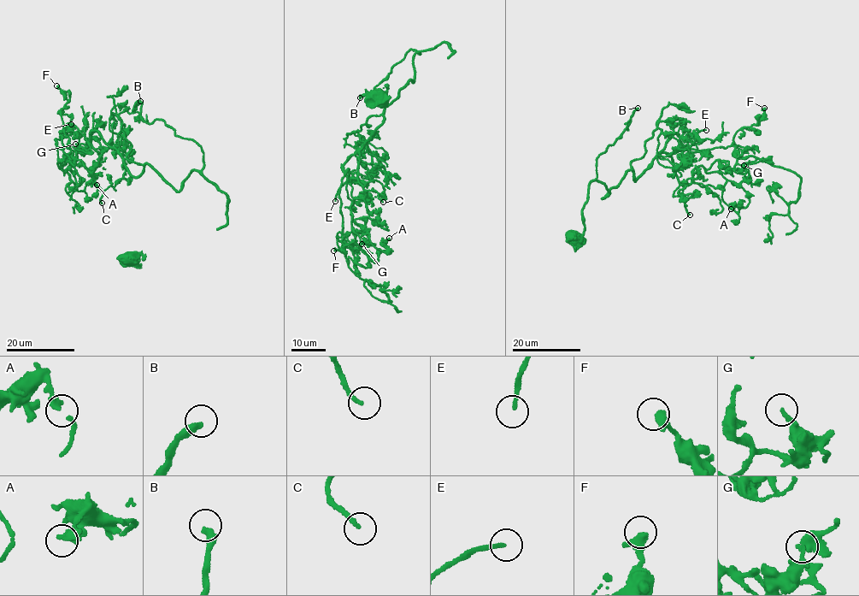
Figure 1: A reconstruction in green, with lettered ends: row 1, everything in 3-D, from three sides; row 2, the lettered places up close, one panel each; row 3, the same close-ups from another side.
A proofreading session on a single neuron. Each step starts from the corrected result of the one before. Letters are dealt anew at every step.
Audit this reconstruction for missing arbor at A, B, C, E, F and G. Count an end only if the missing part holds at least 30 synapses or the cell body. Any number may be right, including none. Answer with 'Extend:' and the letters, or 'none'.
Extend: B, C, E

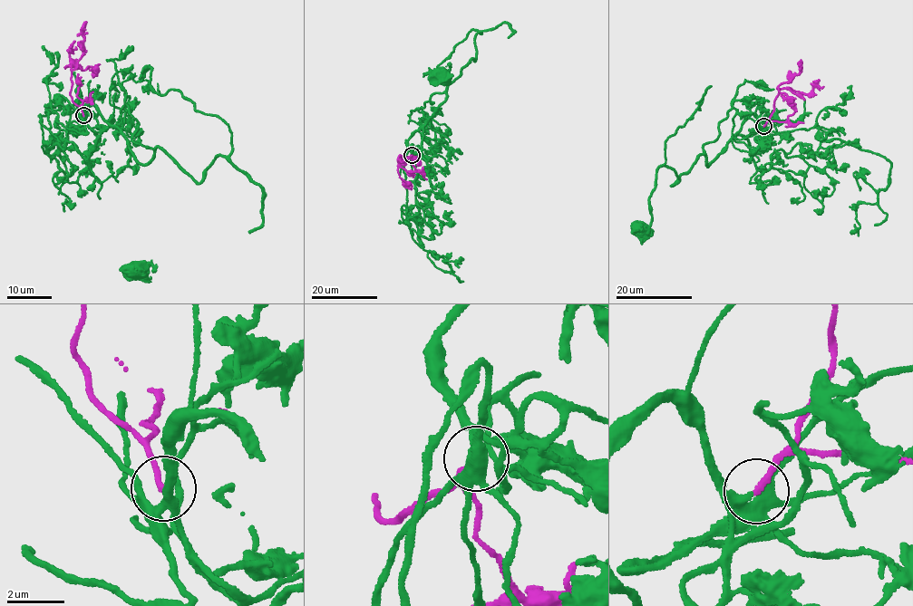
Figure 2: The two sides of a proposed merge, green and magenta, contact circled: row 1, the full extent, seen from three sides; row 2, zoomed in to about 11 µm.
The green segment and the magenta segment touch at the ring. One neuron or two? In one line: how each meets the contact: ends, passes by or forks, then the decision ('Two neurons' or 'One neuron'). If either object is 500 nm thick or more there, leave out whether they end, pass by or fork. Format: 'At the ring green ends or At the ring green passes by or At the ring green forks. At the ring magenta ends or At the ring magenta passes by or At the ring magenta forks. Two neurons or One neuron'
At the ring green forks. At the ring magenta ends. One neuron

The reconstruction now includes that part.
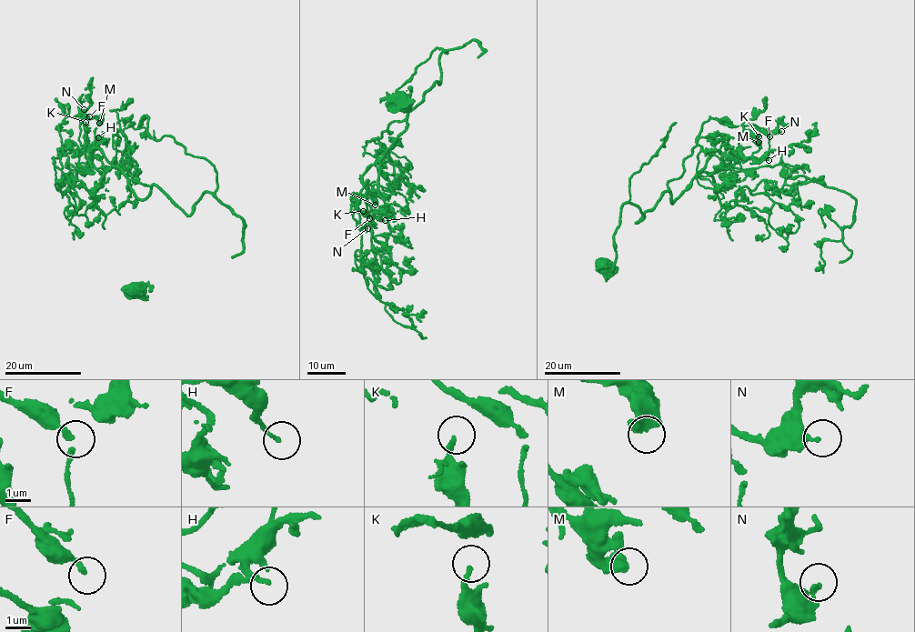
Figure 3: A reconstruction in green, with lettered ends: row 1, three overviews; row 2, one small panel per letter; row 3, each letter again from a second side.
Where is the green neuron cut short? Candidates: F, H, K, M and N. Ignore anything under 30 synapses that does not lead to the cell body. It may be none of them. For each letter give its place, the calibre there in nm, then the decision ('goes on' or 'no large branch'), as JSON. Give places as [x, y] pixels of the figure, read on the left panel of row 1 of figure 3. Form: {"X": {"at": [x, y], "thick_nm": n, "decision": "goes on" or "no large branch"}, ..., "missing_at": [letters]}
{"F": {"at": [89, 116], "thick_nm": 240, "decision": "no large branch"}, "H": {"at": [98, 137], "thick_nm": 140, "decision": "no large branch"}, "K": {"at": [85, 122], "thick_nm": 140, "decision": "no large branch"}, "M": {"at": [99, 123], "thick_nm": 550, "decision": "no large branch"}, "N": {"at": [84, 109], "thick_nm": 180, "decision": "no large branch"}, "missing_at": []}

